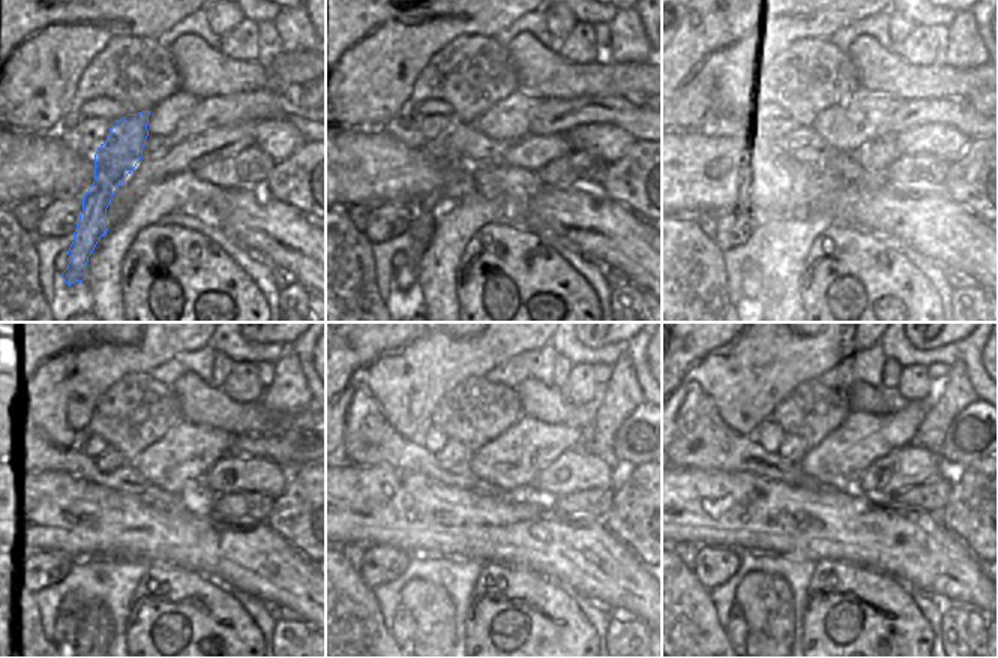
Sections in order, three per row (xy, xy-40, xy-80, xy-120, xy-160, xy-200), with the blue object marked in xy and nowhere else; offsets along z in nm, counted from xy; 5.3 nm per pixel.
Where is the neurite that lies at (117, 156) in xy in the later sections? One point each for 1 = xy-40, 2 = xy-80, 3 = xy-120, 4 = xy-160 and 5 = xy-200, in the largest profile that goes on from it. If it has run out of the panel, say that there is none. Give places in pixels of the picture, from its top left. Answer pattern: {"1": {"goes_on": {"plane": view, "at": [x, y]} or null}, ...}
{"1": {"goes_on": {"plane": "xy-40", "at": [422, 227]}}, "2": {"goes_on": {"plane": "xy-80", "at": [751, 288]}}, "3": {"goes_on": {"plane": "xy-120", "at": [66, 625]}}, "4": {"goes_on": {"plane": "xy-160", "at": [402, 627]}}, "5": {"goes_on": {"plane": "xy-200", "at": [736, 627]}}}

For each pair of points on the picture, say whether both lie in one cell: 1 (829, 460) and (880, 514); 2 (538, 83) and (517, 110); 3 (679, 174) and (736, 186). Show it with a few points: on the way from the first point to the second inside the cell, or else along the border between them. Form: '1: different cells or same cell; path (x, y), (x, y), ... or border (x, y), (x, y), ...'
1: different cells; border (838, 489), (859, 492)
2: different cells; border (518, 89), (526, 95), (544, 99)
3: same cell; path (692, 174), (703, 174), (709, 180), (722, 182)

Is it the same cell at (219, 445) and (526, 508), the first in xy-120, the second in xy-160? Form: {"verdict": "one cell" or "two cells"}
{"verdict": "two cells"}

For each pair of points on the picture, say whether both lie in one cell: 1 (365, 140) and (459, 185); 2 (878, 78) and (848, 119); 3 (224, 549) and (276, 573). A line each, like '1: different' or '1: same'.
1: same
2: different
3: same

